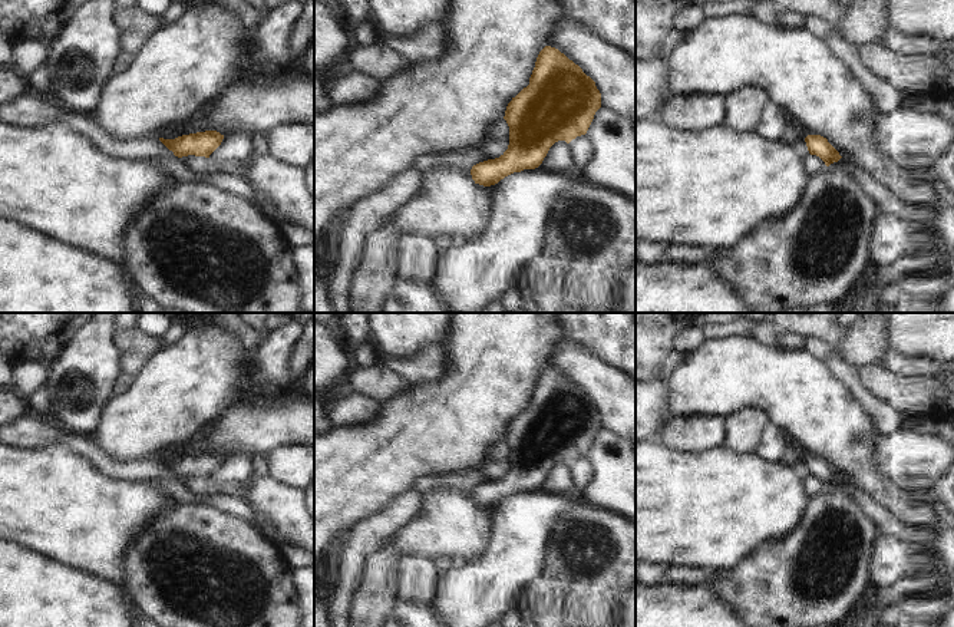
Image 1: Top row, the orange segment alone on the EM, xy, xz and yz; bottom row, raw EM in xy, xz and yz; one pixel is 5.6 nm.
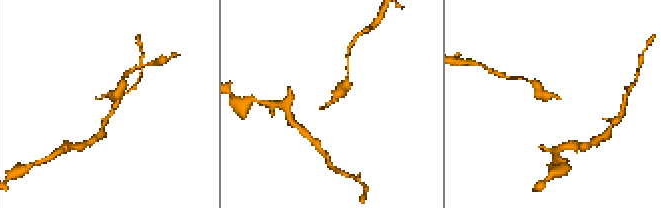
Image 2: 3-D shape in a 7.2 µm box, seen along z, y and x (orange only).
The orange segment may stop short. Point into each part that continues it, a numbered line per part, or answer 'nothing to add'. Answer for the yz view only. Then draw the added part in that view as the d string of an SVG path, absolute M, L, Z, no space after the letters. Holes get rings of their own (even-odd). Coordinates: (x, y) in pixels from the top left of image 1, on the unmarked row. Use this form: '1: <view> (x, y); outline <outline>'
nothing to add

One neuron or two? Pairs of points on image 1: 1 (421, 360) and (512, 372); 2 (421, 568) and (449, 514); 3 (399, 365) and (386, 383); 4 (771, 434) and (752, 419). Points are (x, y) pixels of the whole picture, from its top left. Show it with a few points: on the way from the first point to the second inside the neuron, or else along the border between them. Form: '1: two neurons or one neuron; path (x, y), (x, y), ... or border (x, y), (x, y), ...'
1: two neurons; border (446, 345), (446, 370), (438, 379), (419, 383)
2: two neurons; border (400, 557), (429, 557), (433, 560)
3: two neurons; border (379, 362), (411, 385)
4: two neurons; border (769, 422), (755, 452)

